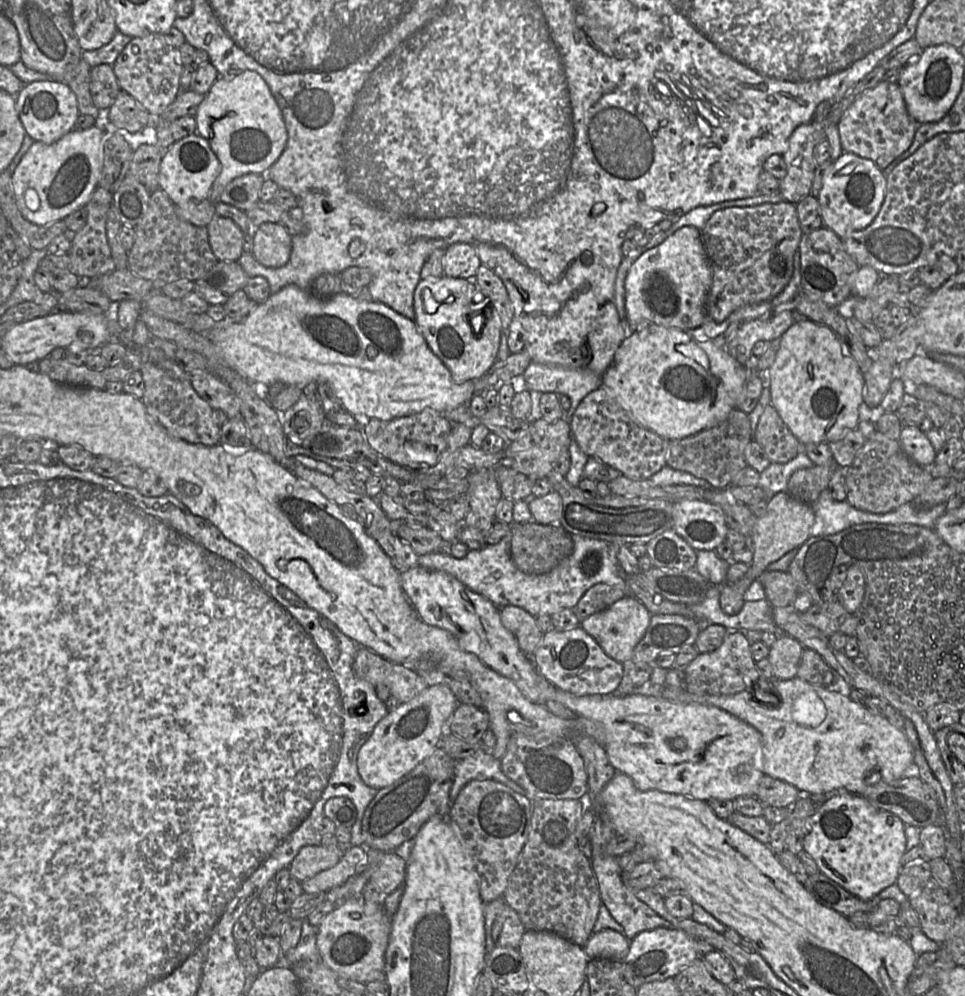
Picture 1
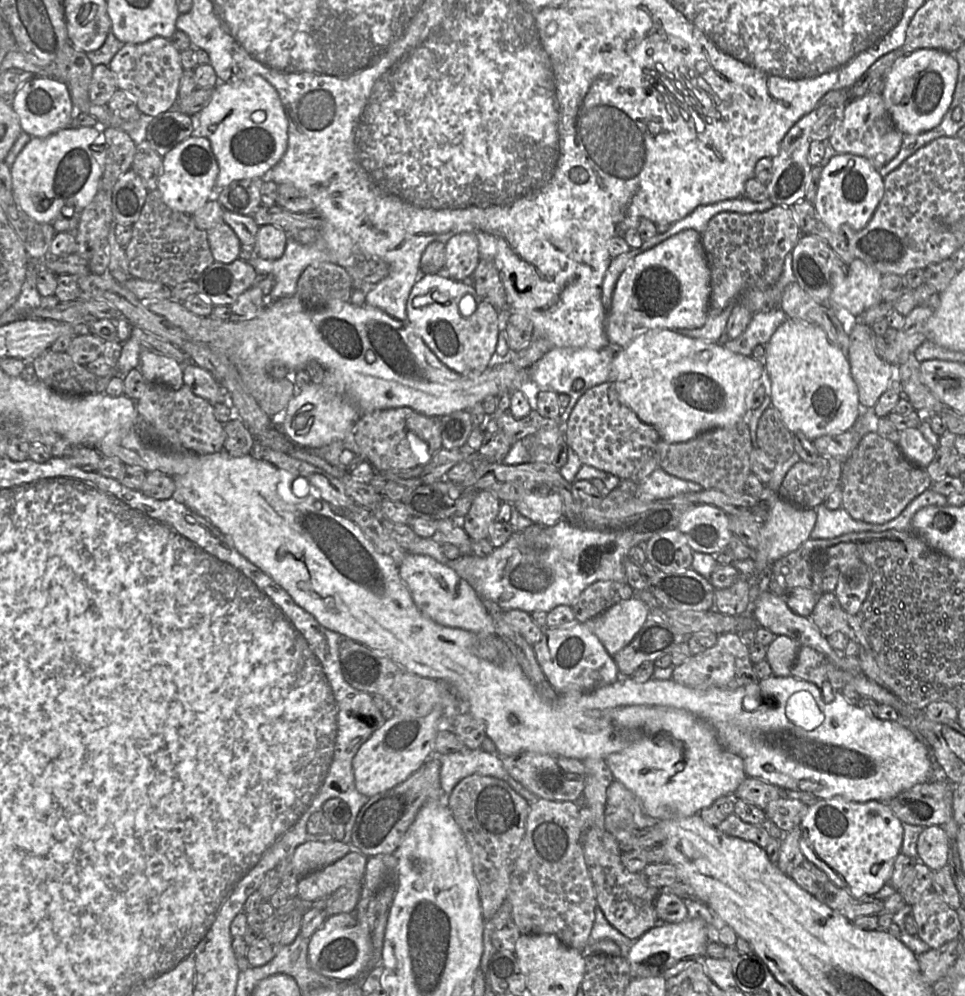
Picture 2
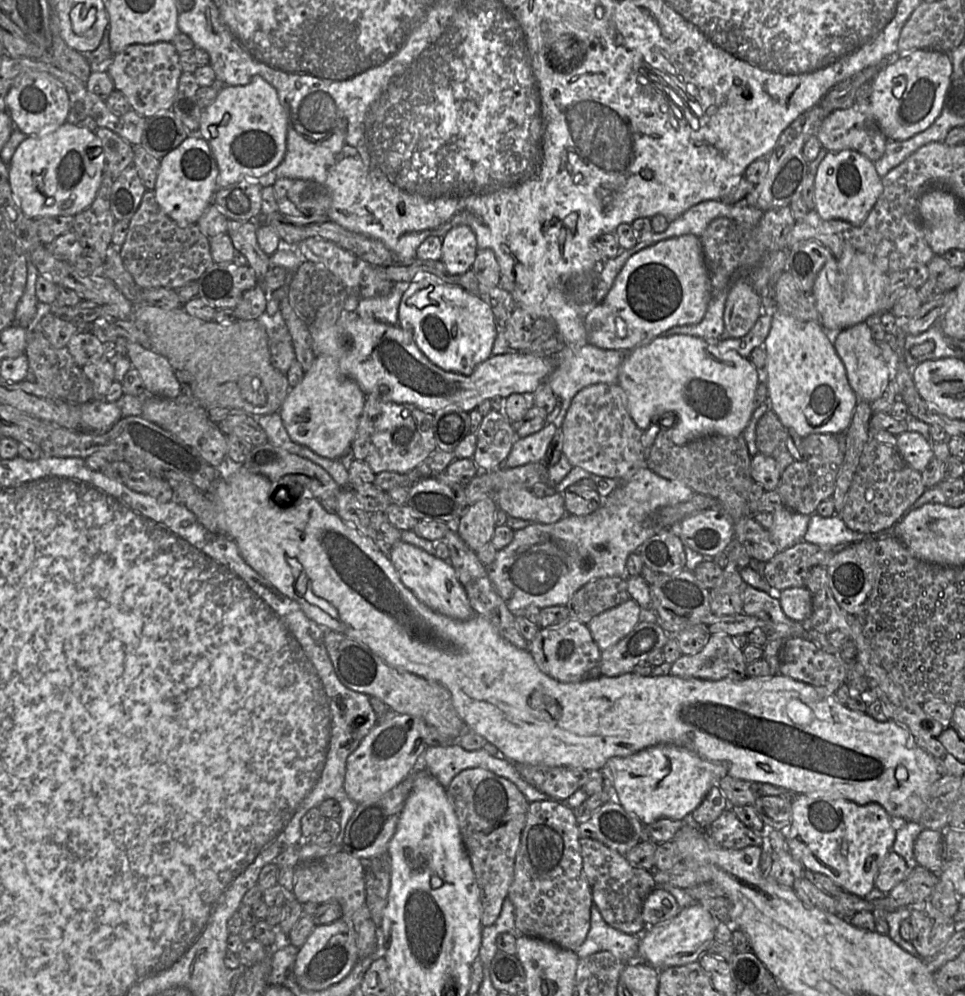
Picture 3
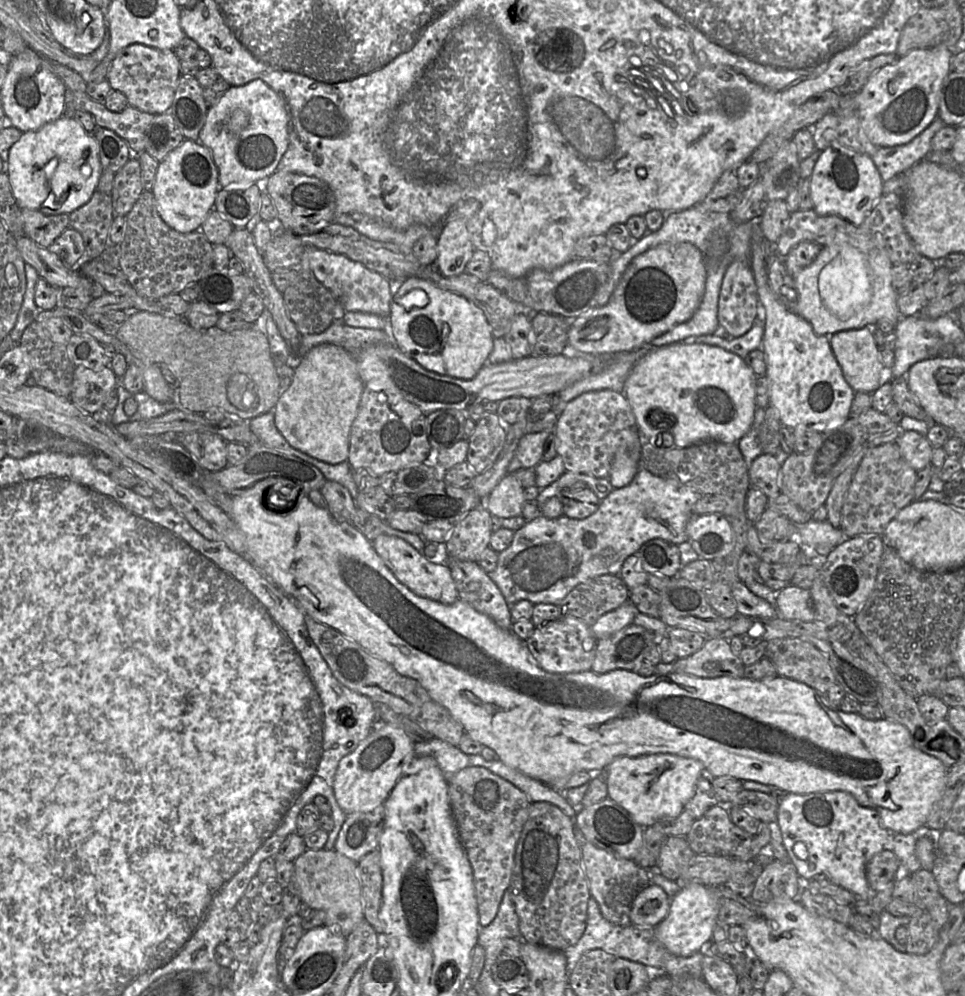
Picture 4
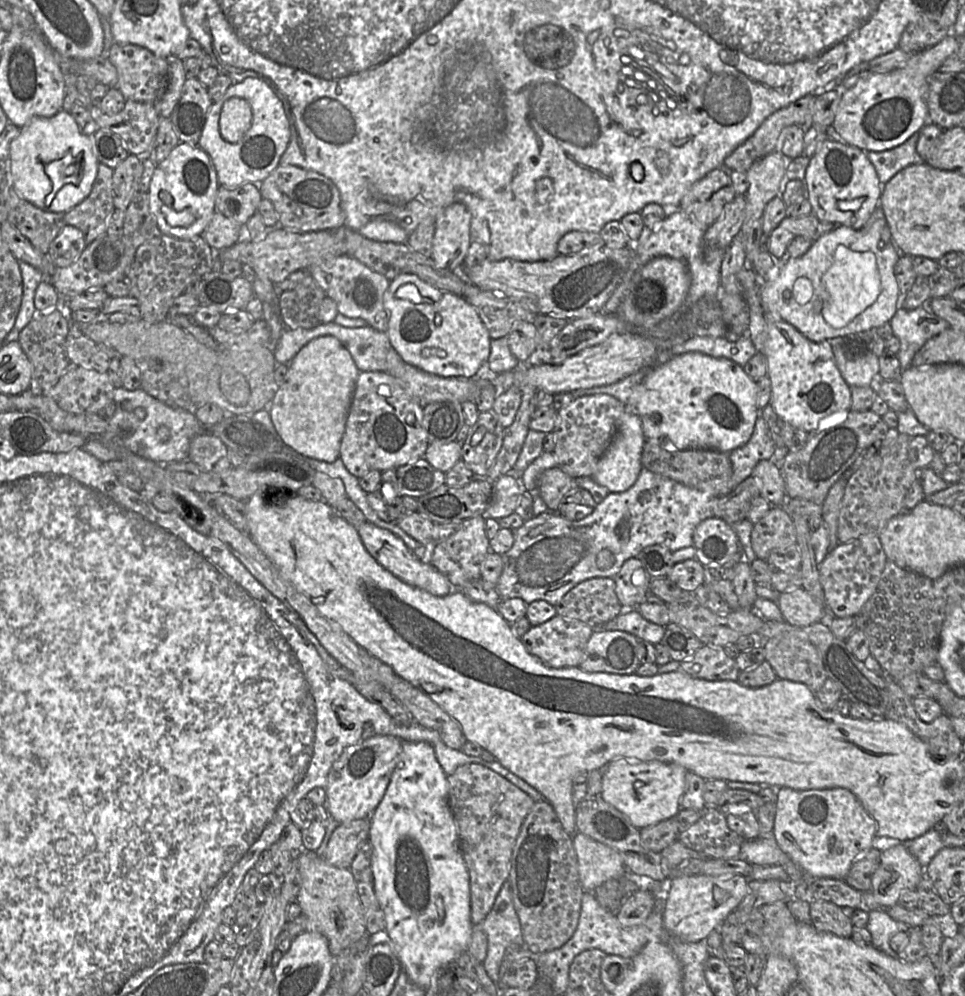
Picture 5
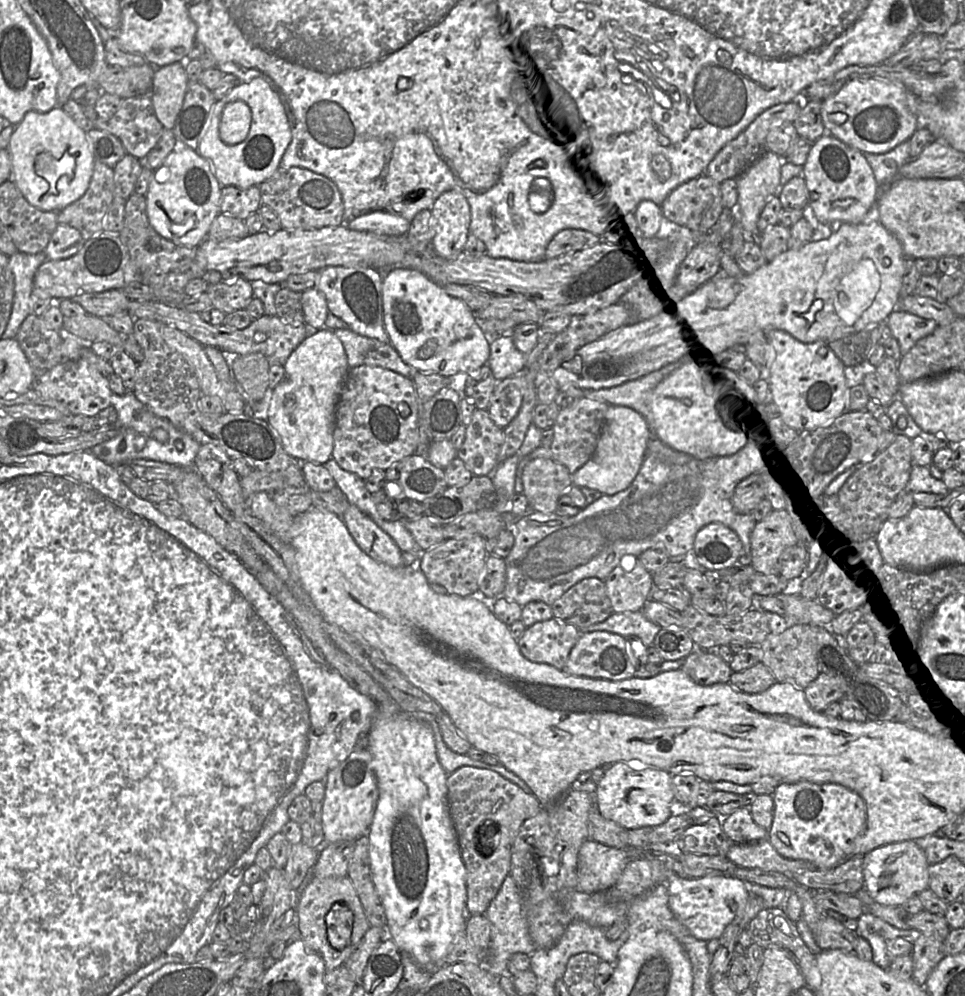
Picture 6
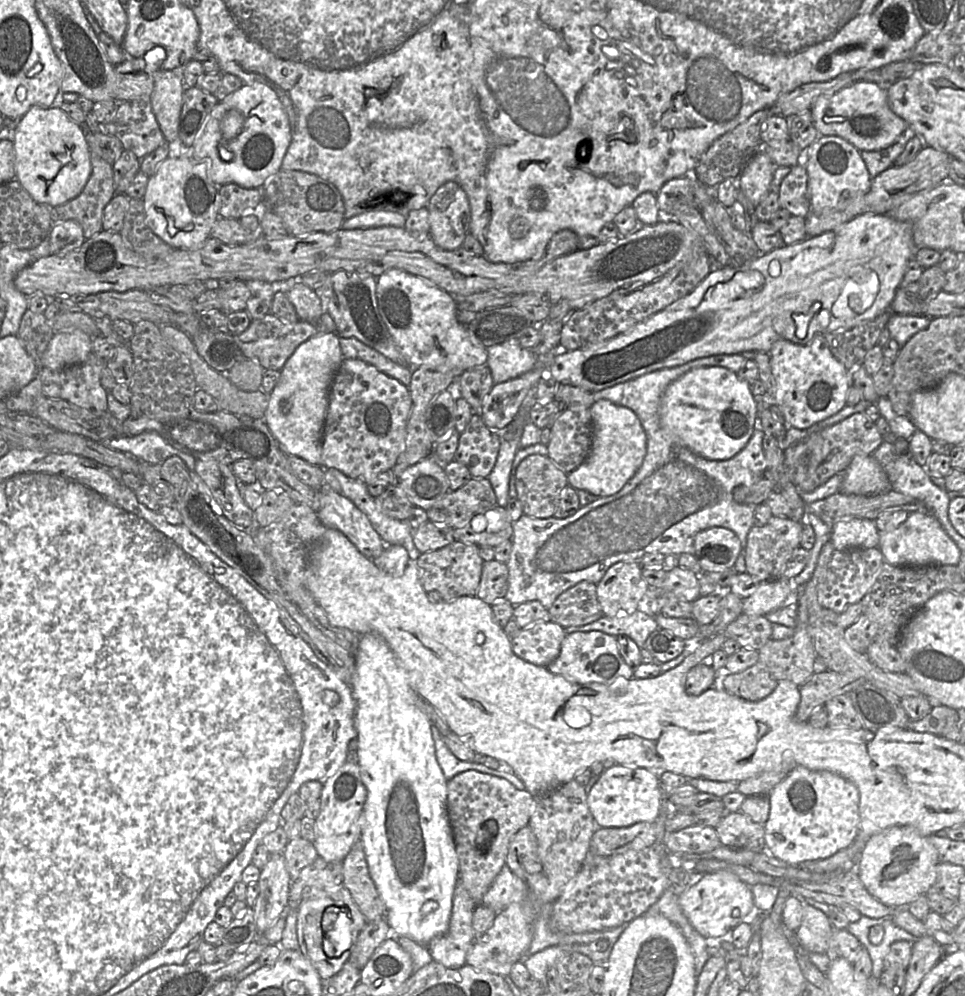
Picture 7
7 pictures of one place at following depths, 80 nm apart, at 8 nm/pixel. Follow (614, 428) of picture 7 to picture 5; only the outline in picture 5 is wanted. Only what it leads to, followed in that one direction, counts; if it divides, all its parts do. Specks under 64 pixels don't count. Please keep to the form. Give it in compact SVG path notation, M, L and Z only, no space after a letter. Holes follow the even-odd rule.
M631 410L620 418L618 432L601 457L593 479L610 492L624 492L636 482L642 469L644 434L640 417Z

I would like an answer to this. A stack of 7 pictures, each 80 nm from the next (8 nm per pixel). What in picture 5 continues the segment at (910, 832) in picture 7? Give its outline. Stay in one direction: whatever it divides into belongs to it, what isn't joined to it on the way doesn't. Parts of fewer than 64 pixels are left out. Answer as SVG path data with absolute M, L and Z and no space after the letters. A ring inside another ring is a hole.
M902 843L881 851L871 888L874 900L881 907L879 909L897 904L903 890L916 889L923 872L924 868Z

